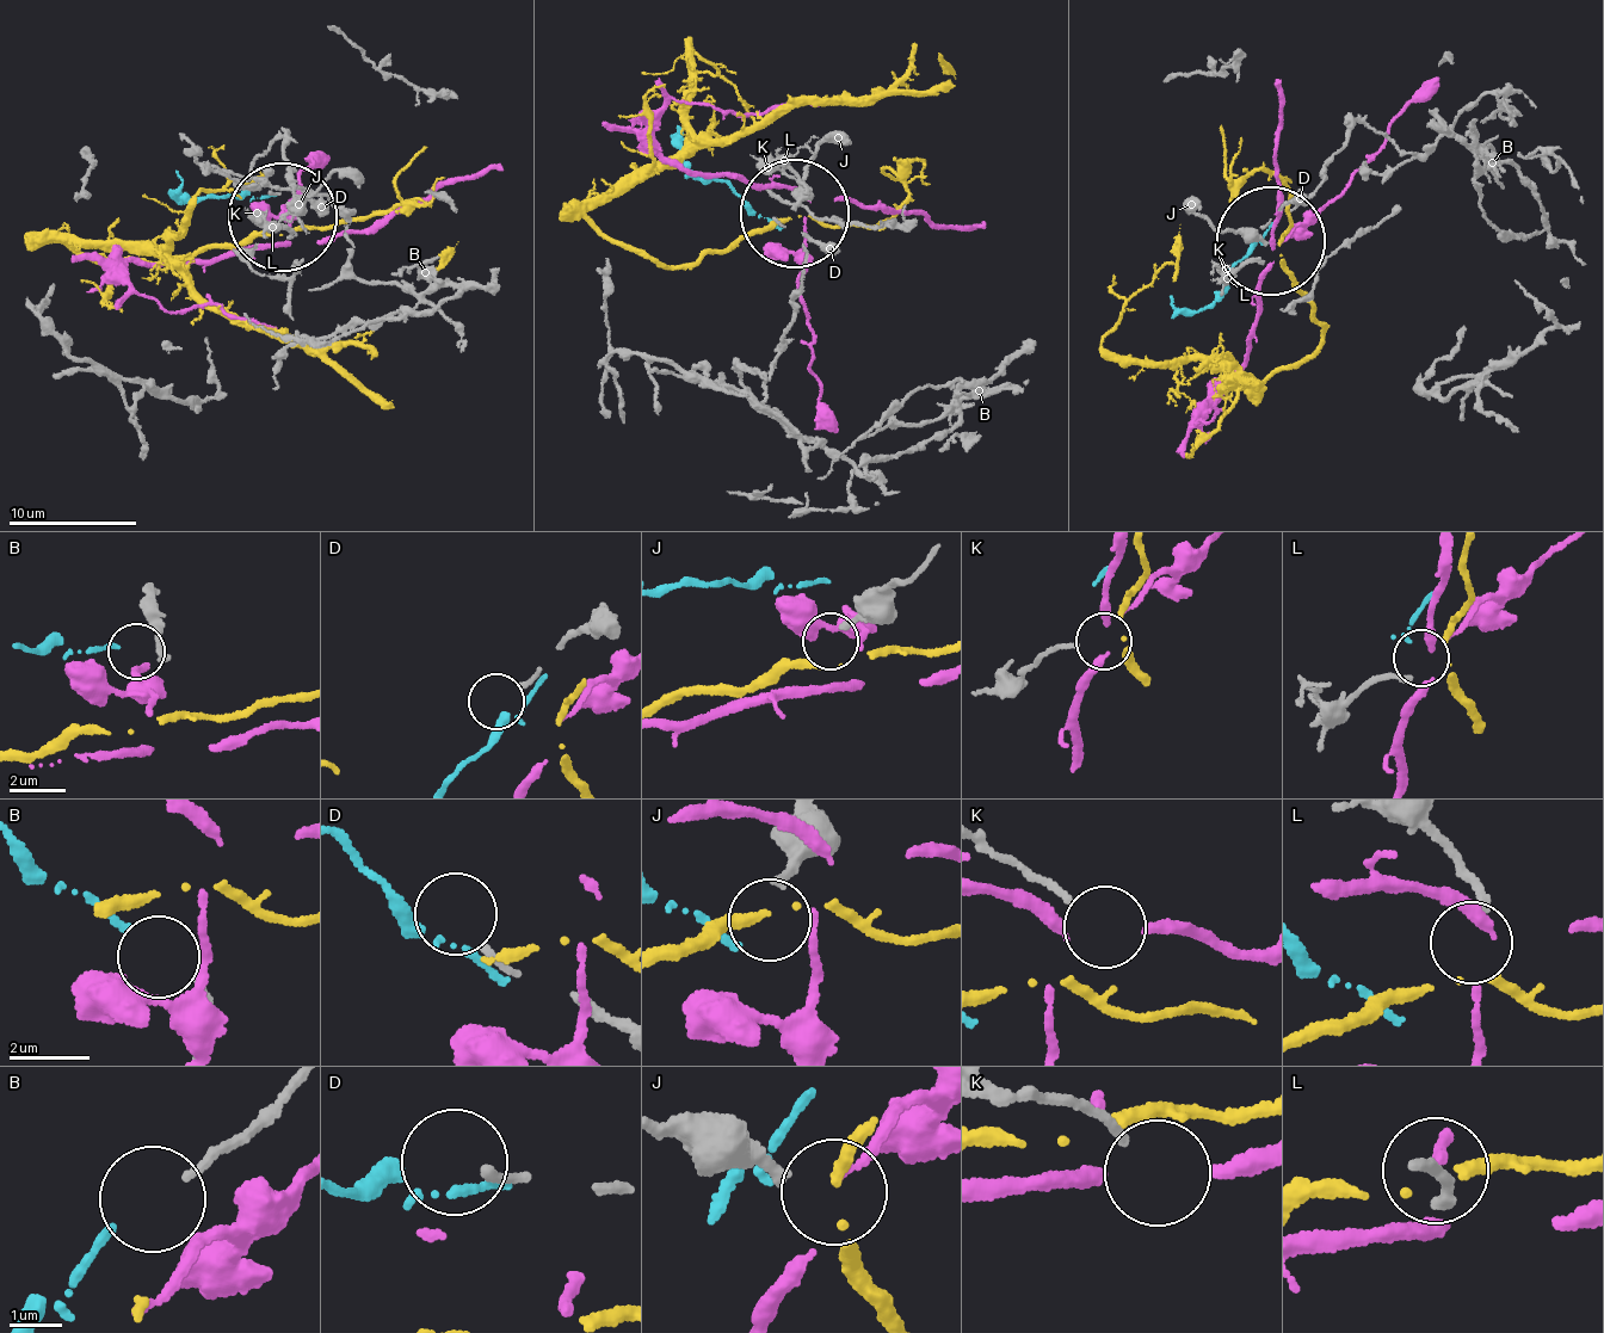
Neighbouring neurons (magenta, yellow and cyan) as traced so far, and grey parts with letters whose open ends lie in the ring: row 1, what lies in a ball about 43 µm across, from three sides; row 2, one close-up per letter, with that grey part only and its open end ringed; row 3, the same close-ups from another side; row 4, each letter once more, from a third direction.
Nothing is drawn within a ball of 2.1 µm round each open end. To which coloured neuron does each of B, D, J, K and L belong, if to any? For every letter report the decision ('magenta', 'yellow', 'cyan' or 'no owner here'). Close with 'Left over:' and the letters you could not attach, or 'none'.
B: cyan
D: no owner here
J: no owner here
K: magenta
L: yellow
Left over: D, J

